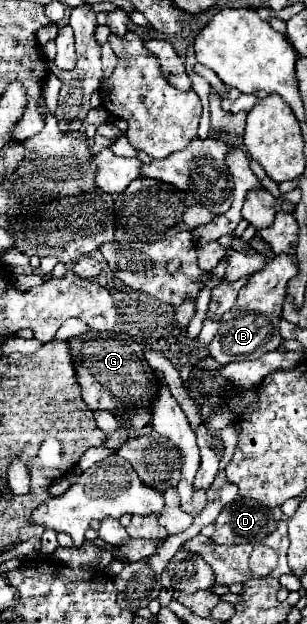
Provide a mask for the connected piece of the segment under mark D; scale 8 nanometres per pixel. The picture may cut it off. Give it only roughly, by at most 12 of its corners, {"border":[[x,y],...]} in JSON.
{"border":[[236,497],[216,519],[216,545],[260,543],[276,529],[256,499]]}

